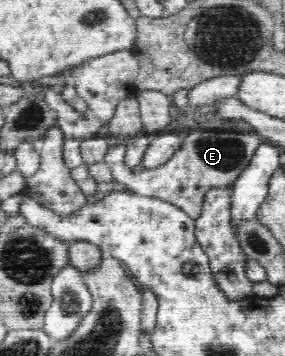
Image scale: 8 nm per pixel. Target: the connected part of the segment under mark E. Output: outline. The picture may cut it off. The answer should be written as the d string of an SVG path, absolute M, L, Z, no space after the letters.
M193 126L181 148L174 152L161 166L133 172L125 163L125 142L117 142L107 150L104 161L112 170L114 180L125 184L129 191L145 197L165 199L181 207L191 218L199 218L205 194L214 189L231 189L247 168L257 147L264 139L258 134L239 134L236 131L215 130L215 126Z

